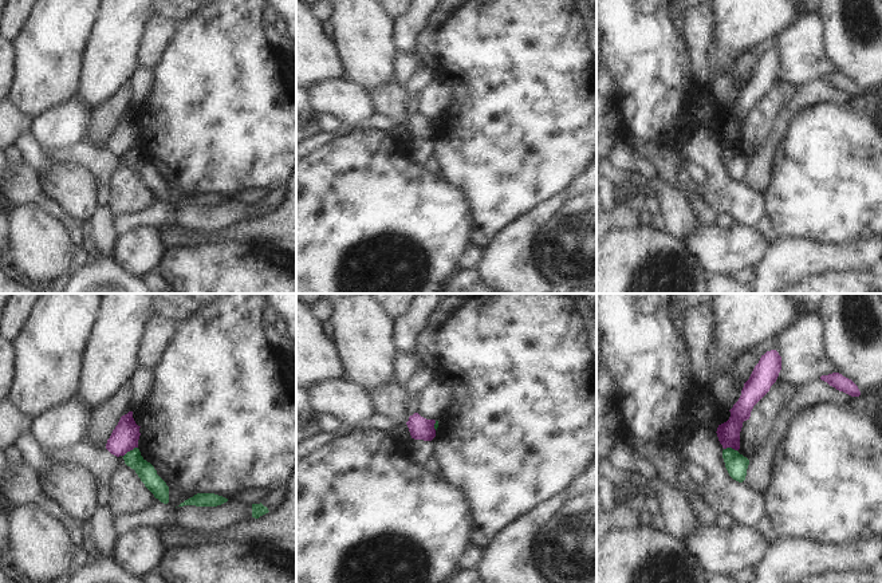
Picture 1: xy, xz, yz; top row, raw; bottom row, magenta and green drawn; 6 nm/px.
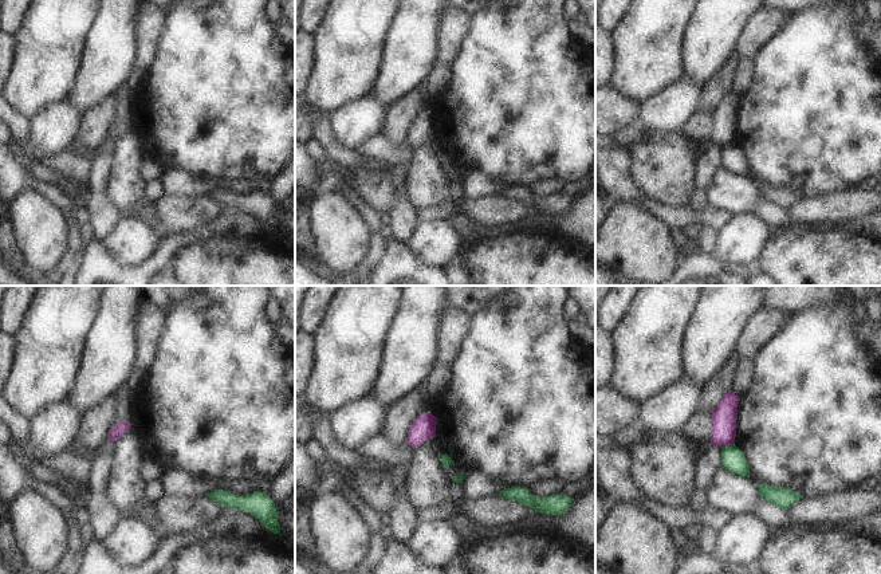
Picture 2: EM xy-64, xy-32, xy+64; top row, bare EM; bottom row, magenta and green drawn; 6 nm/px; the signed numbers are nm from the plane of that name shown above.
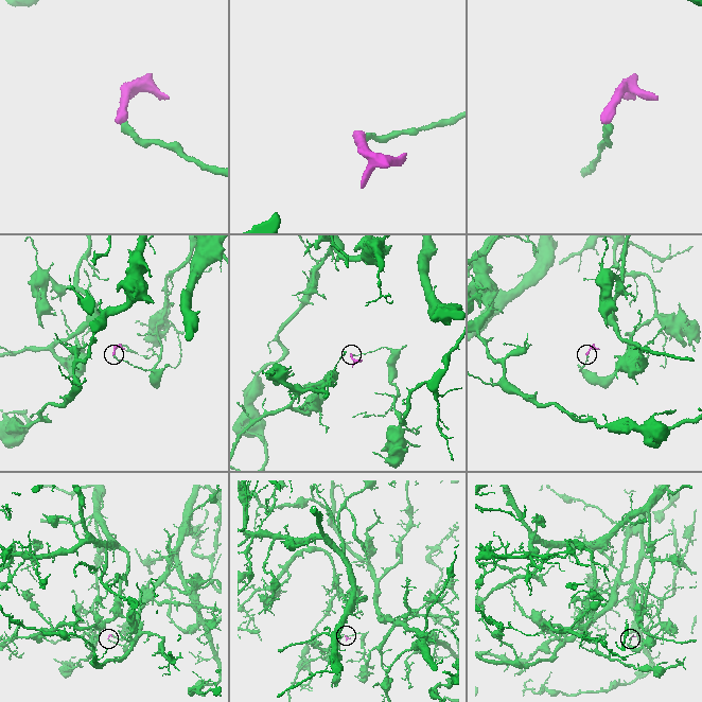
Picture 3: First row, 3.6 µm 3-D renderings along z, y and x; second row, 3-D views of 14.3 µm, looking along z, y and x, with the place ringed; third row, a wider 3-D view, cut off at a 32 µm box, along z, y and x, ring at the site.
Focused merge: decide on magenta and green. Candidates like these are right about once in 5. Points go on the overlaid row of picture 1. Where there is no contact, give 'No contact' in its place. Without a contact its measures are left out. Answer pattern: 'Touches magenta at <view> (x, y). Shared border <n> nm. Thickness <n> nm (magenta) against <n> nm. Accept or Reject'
Touches magenta at xy (130, 449). Shared border 110 nm. Thickness 160 nm (magenta) against 110 nm. Reject.

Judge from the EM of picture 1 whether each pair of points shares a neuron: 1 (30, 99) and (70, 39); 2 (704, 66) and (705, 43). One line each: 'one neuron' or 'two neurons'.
1: one neuron
2: one neuron

